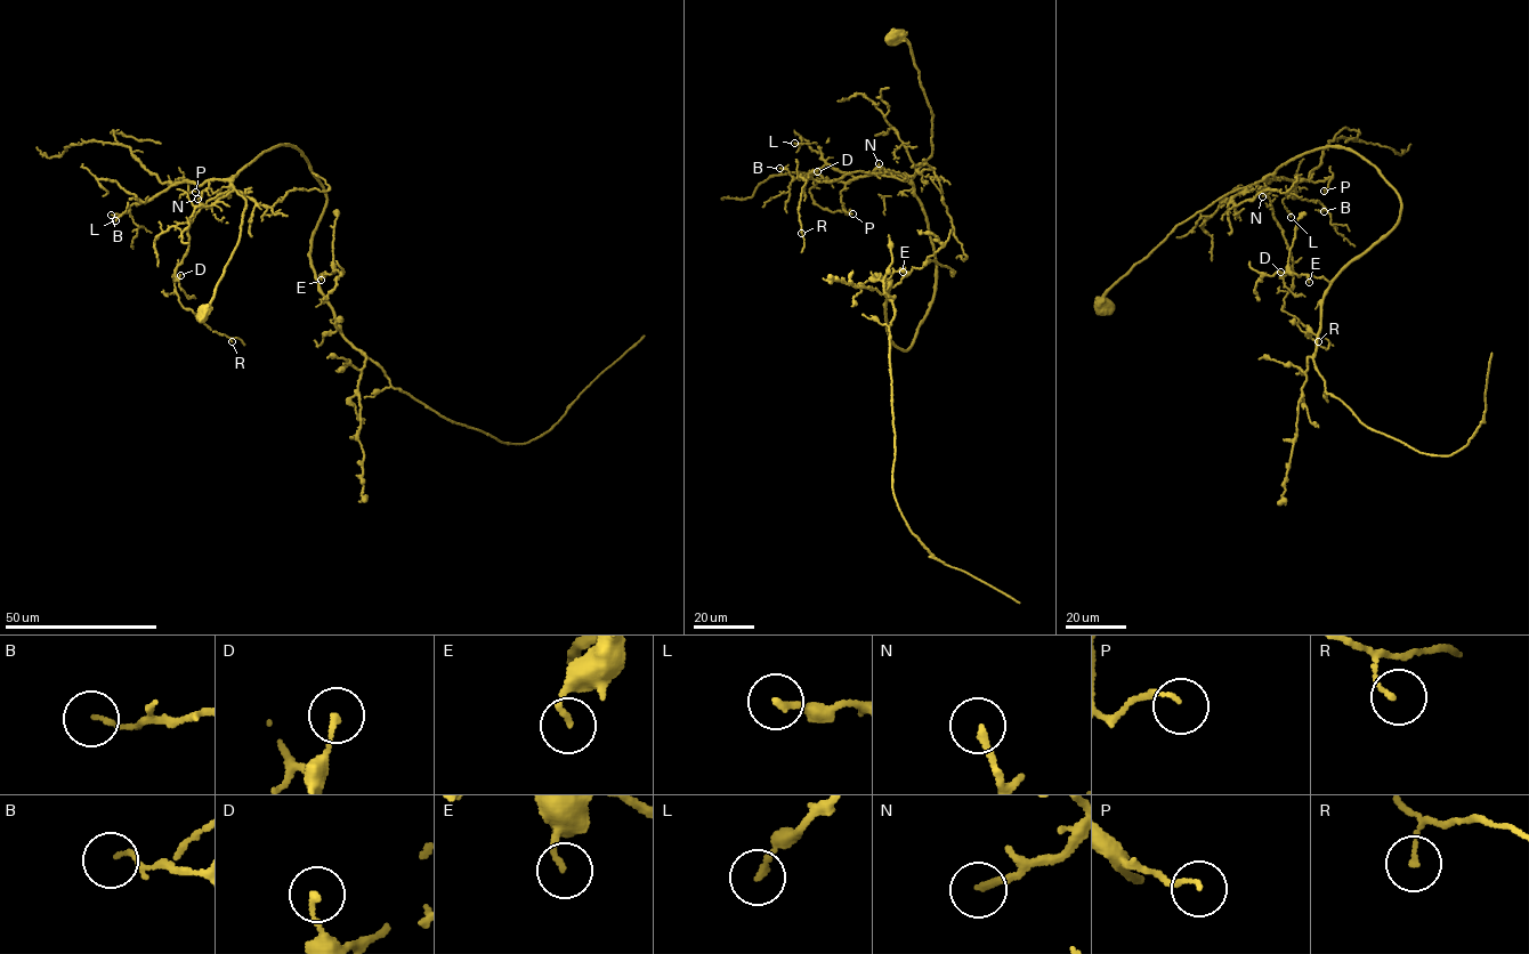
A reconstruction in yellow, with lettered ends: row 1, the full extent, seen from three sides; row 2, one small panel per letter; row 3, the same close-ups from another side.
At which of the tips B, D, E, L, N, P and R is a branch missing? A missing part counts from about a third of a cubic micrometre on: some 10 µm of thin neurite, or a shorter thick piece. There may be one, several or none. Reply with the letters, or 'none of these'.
N

